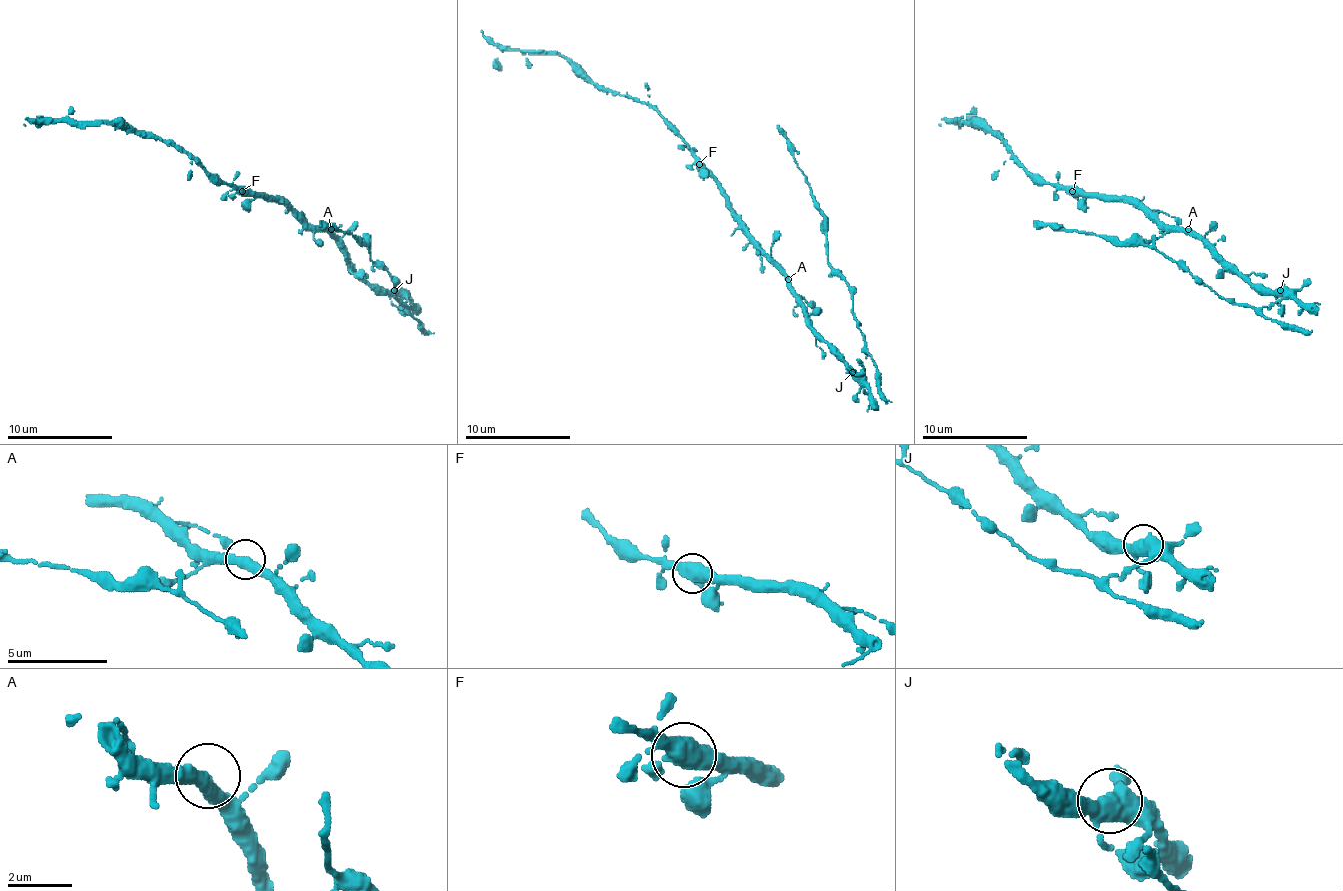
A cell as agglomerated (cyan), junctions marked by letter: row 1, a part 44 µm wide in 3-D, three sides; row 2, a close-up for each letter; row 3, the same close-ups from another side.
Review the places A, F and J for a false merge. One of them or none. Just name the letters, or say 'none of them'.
none of them

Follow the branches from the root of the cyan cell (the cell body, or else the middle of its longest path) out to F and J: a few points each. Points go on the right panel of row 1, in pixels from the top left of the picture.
F: (1188, 234), (1167, 232), (1132, 203), (1085, 197), (1072, 192)
J: (1188, 234), (1209, 245), (1254, 285), (1280, 290)

